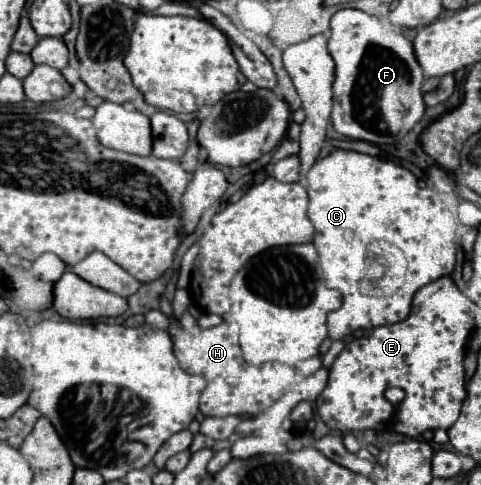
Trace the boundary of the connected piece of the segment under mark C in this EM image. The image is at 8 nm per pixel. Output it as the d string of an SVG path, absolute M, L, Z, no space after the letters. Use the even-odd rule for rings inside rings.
M337 149L311 167L305 177L305 189L309 193L309 219L315 227L313 245L319 249L319 263L325 275L325 283L343 295L343 305L327 315L327 331L331 339L343 339L357 329L373 329L379 325L393 325L403 321L409 315L413 295L421 285L427 285L443 275L451 275L451 271L454 271L455 255L460 245L457 245L457 219L454 211L448 209L447 193L423 187L409 169L379 157ZM375 241L387 241L401 249L405 255L407 269L403 273L403 285L395 289L395 295L375 295L371 291L367 293L365 285L361 285L375 283L385 275L385 267L381 271L381 263L375 261L371 251Z

